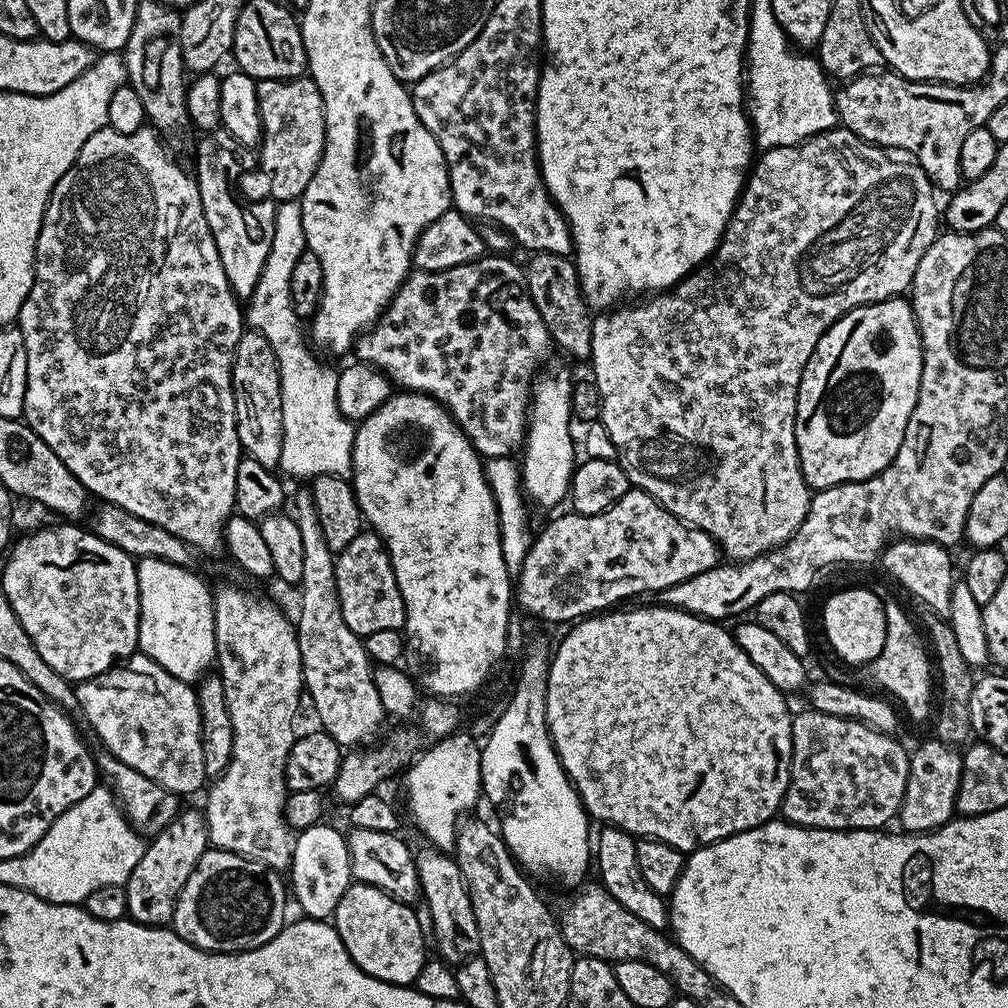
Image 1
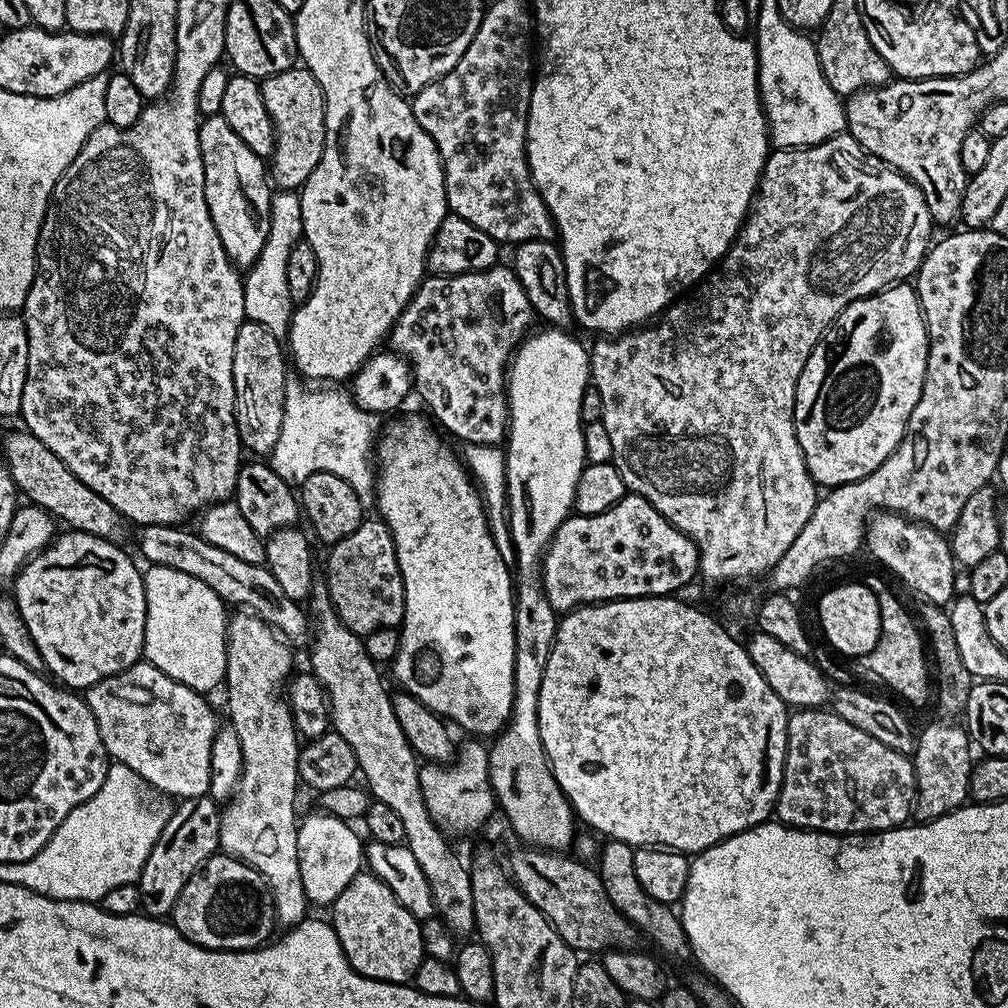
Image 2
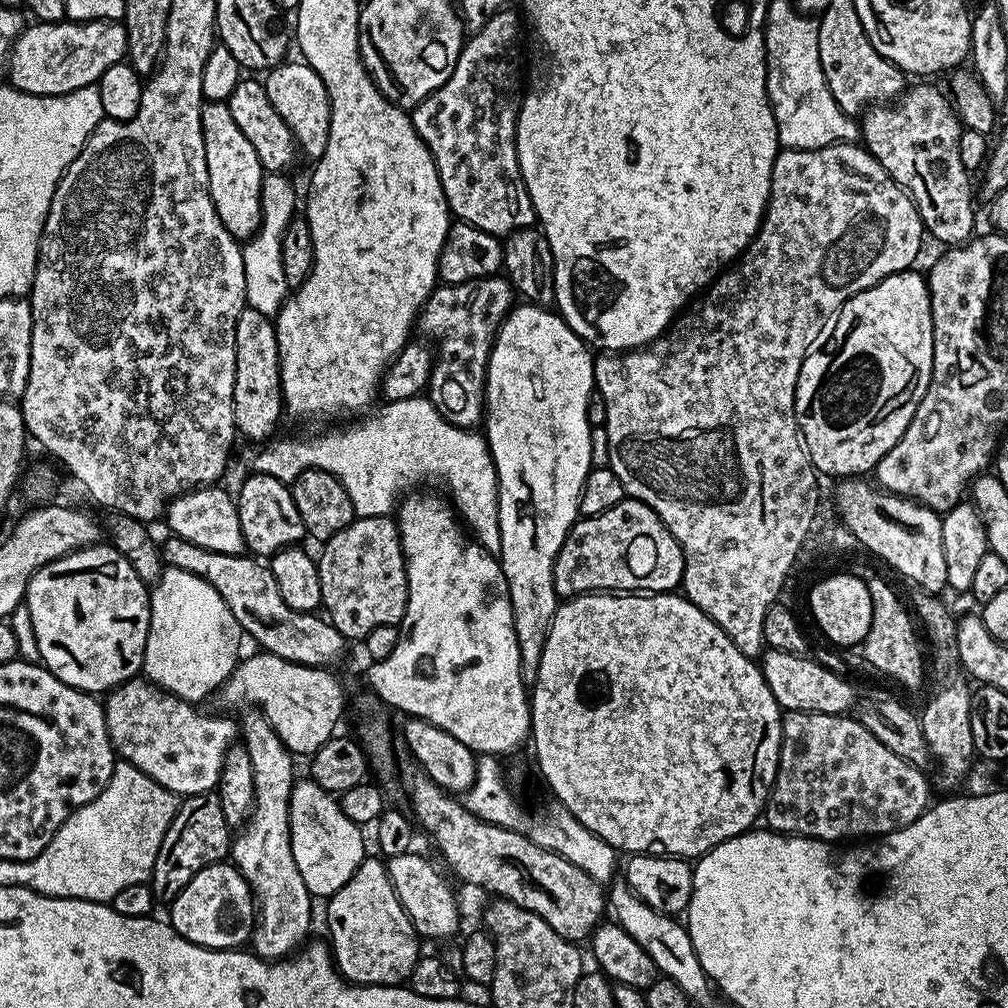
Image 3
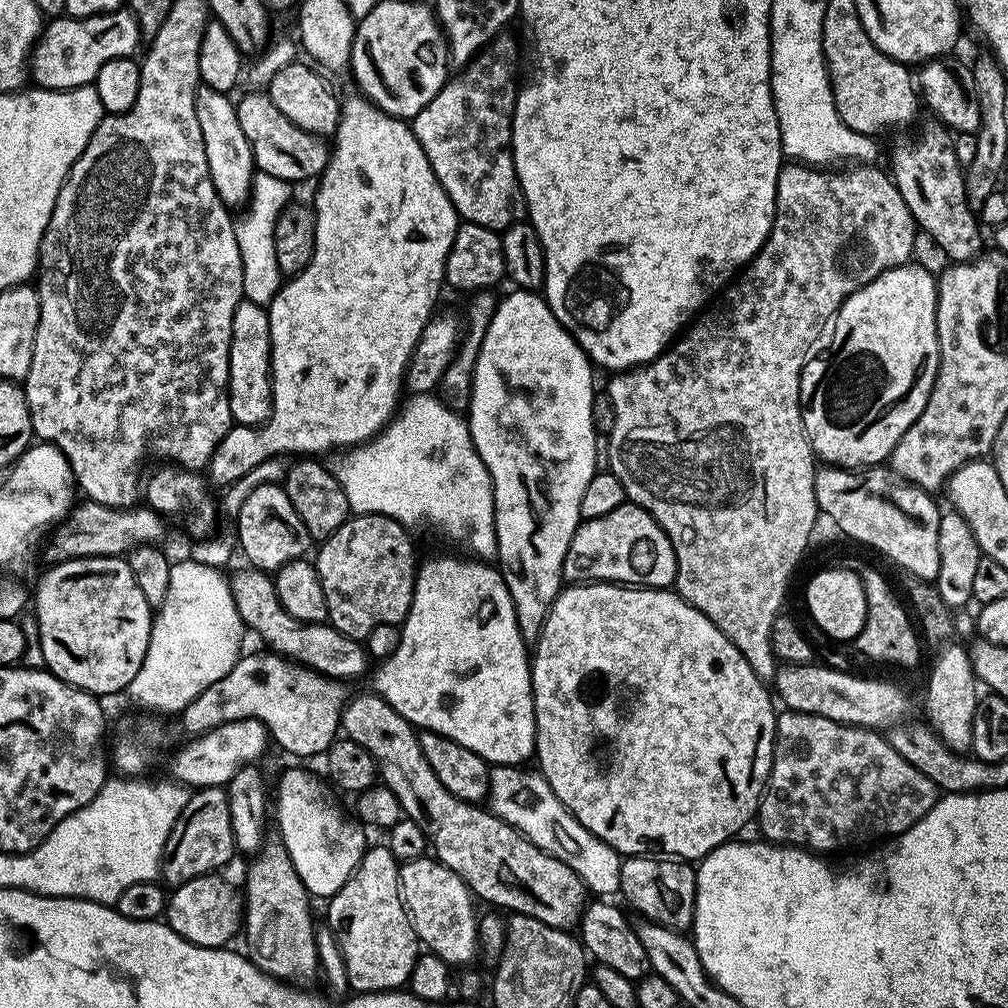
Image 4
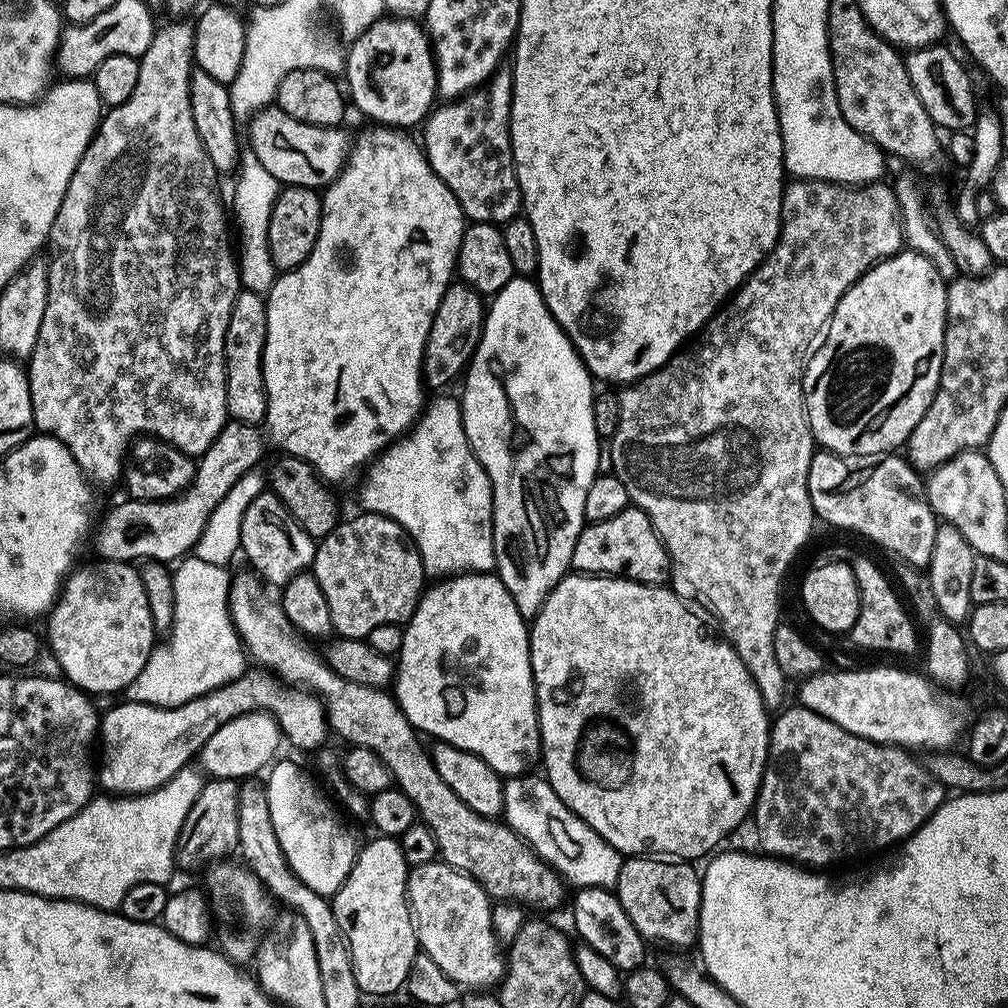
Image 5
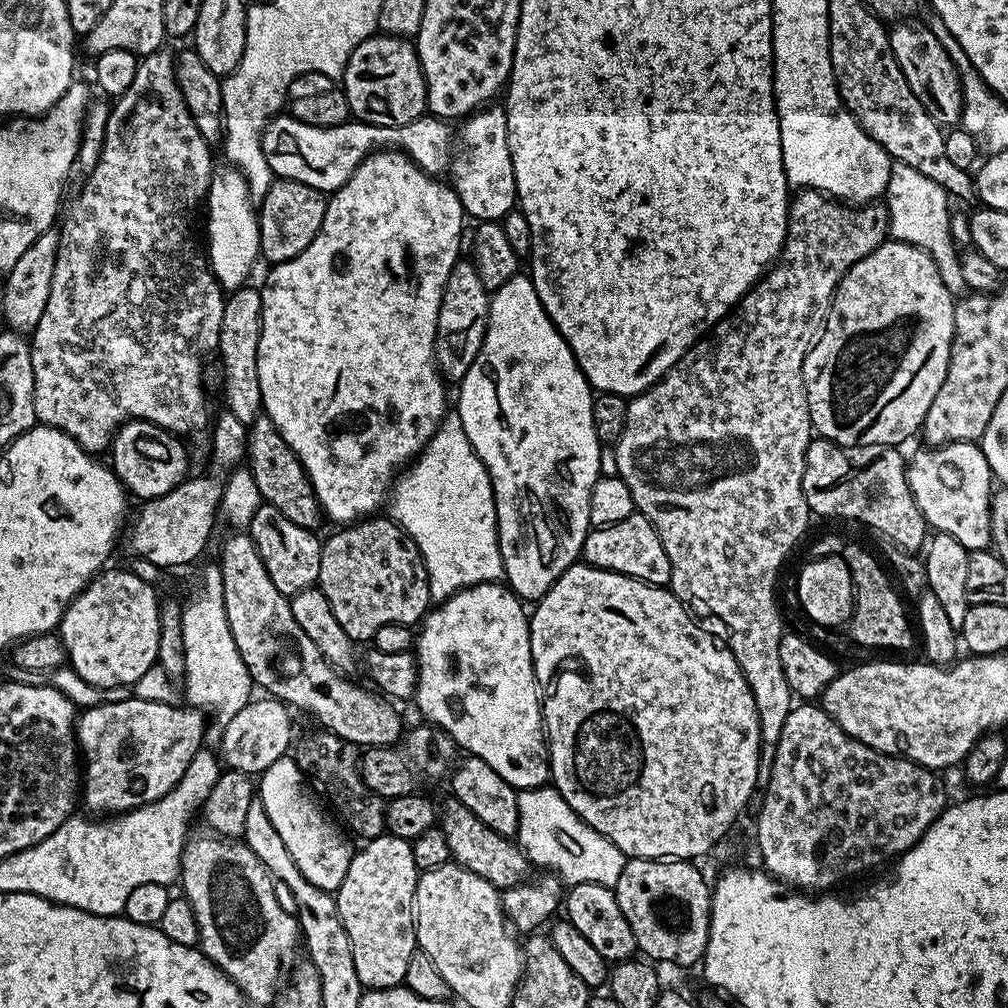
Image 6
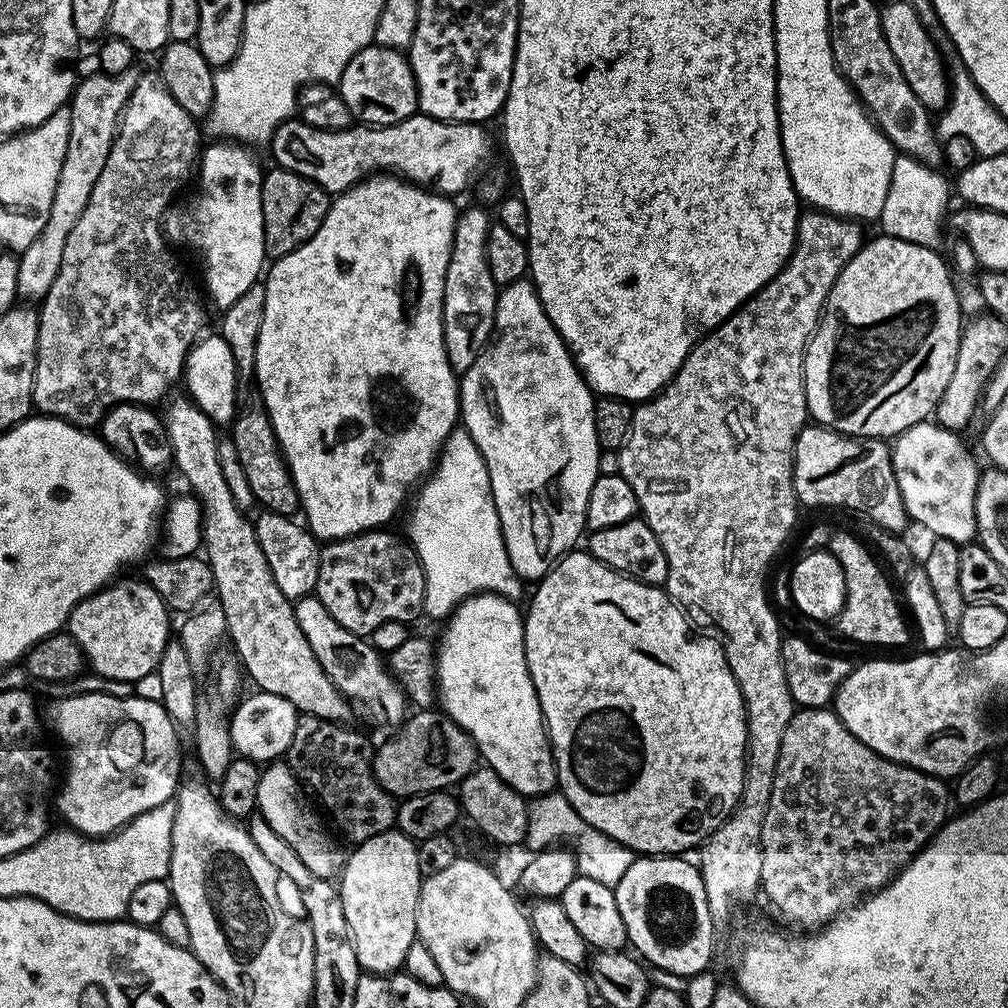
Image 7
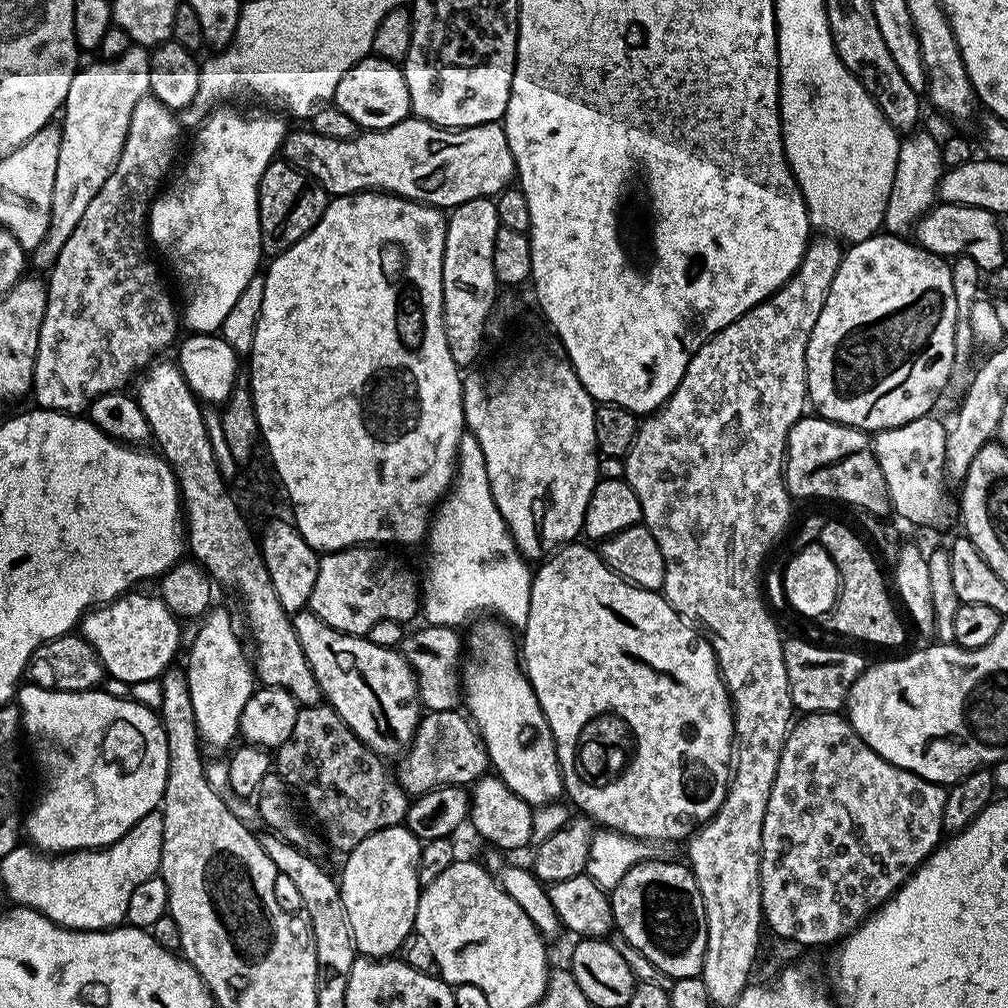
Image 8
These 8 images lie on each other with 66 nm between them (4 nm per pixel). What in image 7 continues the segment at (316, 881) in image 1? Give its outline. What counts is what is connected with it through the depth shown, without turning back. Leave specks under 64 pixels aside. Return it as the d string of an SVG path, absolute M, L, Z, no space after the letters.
M272 762L261 771L256 795L259 815L263 816L266 822L270 822L274 834L279 834L281 838L286 838L286 842L290 842L294 854L302 858L310 874L323 880L332 880L339 877L346 859L346 852L345 849L340 849L341 841L335 835L332 837L324 829L324 824L320 821L321 813L315 807L312 809L307 799L309 800L309 797L302 791L300 781L288 769L287 763Z

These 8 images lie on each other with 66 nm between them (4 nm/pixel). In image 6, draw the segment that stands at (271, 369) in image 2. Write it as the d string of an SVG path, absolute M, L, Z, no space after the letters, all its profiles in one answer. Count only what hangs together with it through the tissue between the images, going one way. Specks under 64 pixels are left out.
M245 286L229 291L222 310L218 357L224 367L224 404L228 412L247 426L262 412L262 386L258 386L258 338L262 338L262 298L259 287Z

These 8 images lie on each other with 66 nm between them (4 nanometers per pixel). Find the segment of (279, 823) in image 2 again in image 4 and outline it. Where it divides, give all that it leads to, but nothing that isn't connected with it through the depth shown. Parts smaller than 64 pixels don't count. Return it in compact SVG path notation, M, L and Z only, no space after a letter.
M265 843L251 860L252 865L242 887L246 897L246 915L242 920L242 936L248 939L246 955L278 981L307 985L307 980L318 972L316 928L312 924L312 908L308 905L310 894L298 878L283 844Z

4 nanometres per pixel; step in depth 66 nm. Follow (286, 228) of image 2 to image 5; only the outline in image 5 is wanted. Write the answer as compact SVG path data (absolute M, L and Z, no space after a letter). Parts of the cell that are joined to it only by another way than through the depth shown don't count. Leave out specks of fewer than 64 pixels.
M250 150L241 151L238 171L235 173L236 193L232 196L232 208L236 211L234 228L240 231L240 252L238 248L238 267L240 283L243 291L266 294L276 281L277 270L270 258L268 231L270 230L270 214L274 210L274 202L278 198L281 185L274 174L266 171L266 166L258 162L258 158Z

